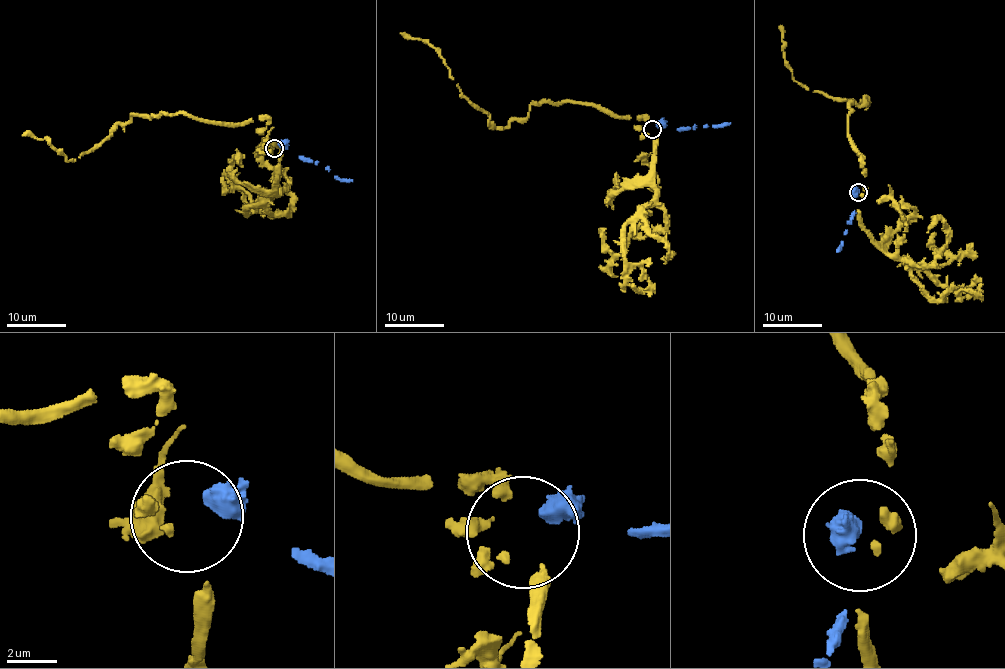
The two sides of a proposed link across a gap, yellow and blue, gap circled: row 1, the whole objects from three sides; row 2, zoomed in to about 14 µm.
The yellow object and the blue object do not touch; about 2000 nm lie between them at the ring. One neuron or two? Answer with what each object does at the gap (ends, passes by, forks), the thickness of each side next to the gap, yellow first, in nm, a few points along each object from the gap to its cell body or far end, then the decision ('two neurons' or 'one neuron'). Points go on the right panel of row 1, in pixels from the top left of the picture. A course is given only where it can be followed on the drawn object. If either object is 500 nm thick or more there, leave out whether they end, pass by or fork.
240/600 nm | yellow via (862, 194), (865, 170), (848, 123), (851, 101), (868, 100), (835, 99), (798, 84), (779, 26) | blue via (857, 190), (854, 210), (836, 252) | one neuron

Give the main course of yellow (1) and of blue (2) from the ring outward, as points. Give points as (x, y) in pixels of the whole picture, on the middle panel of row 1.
1: (649, 134), (641, 134), (644, 117), (560, 102), (532, 105), (524, 119), (495, 127), (428, 43), (400, 33)
2: (656, 126), (677, 129), (730, 122)

